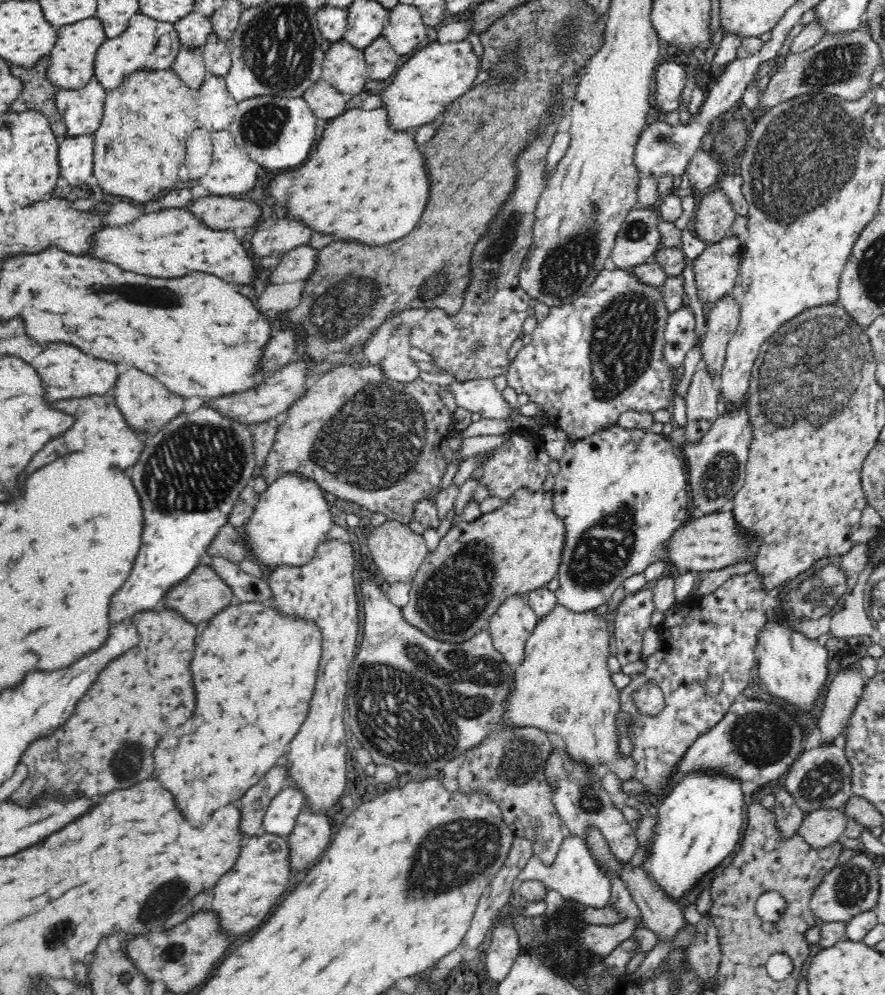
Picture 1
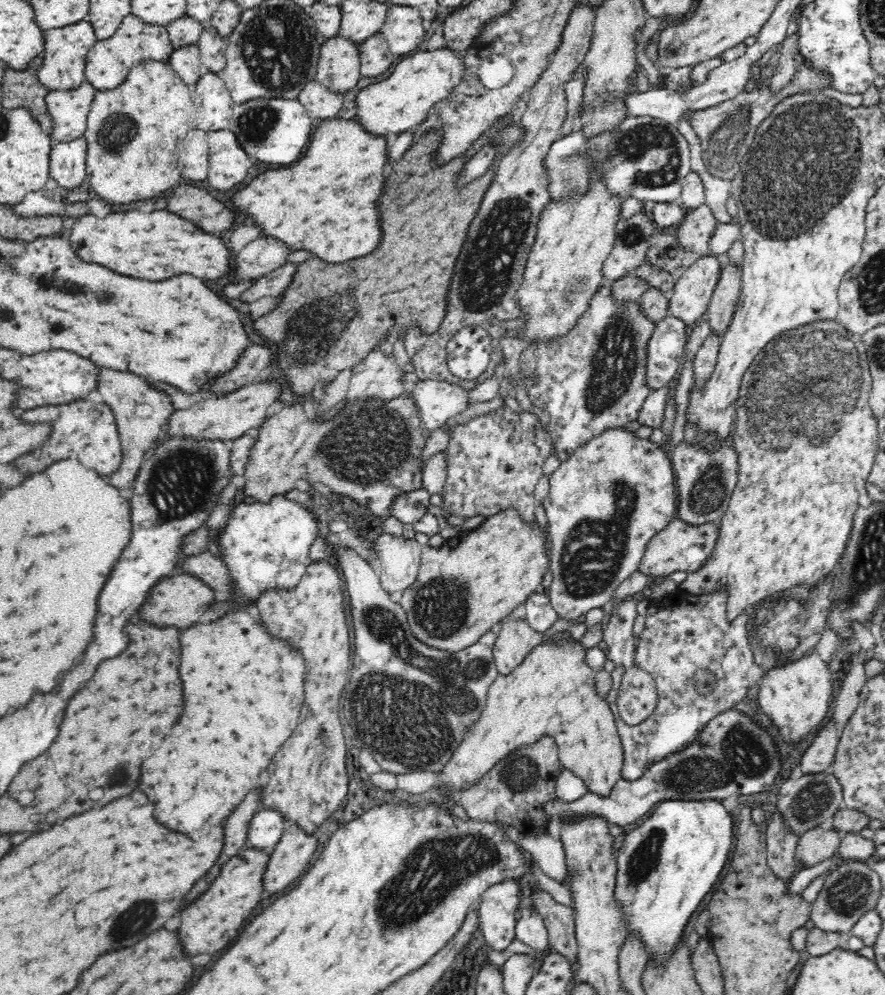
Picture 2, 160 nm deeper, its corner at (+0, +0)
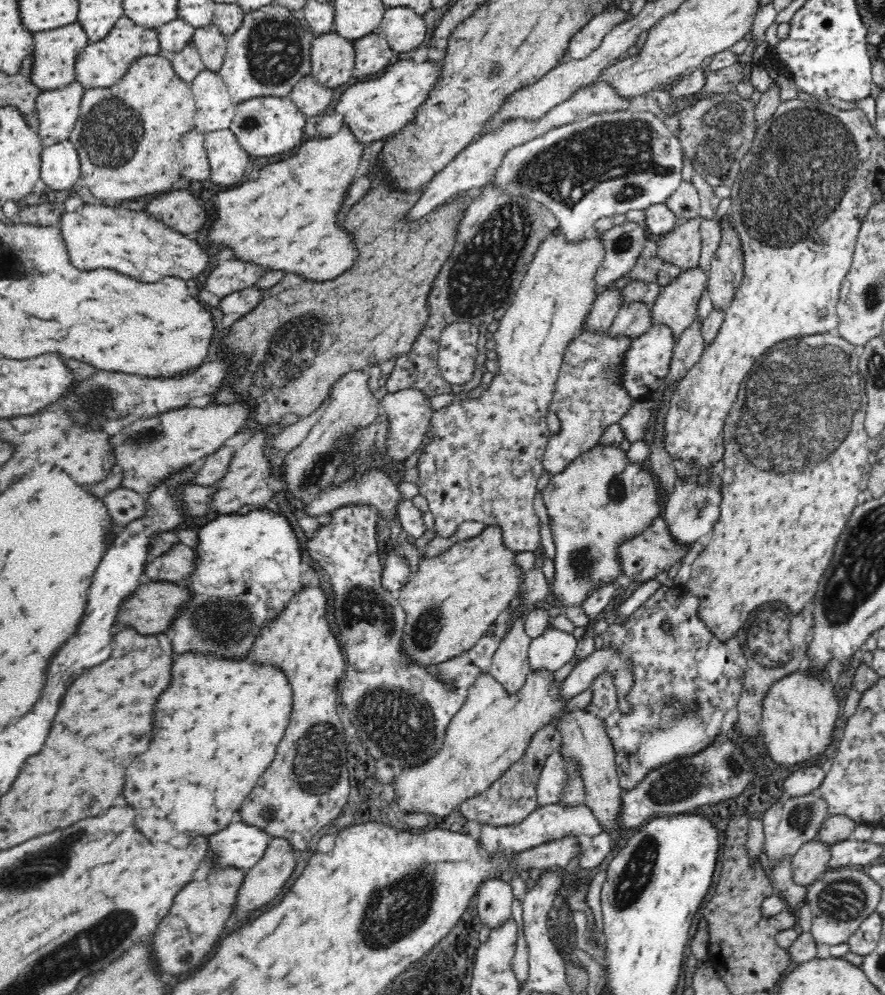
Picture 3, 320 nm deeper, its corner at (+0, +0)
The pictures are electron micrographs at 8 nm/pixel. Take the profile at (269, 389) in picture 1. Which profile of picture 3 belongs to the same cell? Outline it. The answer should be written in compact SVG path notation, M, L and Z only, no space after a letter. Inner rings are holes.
M208 404L203 408L174 409L166 411L155 417L140 419L130 423L126 427L112 436L108 436L110 441L110 451L114 453L113 467L120 467L122 471L122 482L120 487L130 489L138 494L150 494L160 483L166 482L170 477L182 472L188 466L194 466L205 456L216 452L220 446L238 432L238 428L248 420L250 407L246 404L214 405Z

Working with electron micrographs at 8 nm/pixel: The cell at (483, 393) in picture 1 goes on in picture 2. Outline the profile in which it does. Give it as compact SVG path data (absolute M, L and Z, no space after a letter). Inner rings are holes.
M419 380L412 389L406 389L405 394L414 399L424 437L469 405L468 391L460 385L447 382Z

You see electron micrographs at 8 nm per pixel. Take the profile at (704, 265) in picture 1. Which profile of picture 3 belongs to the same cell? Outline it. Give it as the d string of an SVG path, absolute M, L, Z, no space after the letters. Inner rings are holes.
M696 267L683 271L672 282L664 285L650 308L653 325L665 326L677 340L697 318L698 300L706 284L707 274Z

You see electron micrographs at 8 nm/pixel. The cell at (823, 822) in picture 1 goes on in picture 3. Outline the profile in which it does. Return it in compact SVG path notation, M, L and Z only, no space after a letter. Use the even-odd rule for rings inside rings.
M818 838L805 842L793 856L790 864L794 883L808 888L822 873L829 870L830 846Z

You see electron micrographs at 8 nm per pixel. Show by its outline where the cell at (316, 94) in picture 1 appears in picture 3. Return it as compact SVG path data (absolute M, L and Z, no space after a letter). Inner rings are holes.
M311 75L303 77L288 96L306 116L320 115L332 102L332 90L317 84Z

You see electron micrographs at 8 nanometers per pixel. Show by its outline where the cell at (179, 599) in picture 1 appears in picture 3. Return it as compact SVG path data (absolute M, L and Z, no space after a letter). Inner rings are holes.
M143 581L132 595L122 600L114 624L132 627L140 635L148 636L165 633L166 628L172 622L172 618L178 614L178 608L184 606L190 600L190 595L191 593L186 588L182 588L181 584L177 582L148 583Z

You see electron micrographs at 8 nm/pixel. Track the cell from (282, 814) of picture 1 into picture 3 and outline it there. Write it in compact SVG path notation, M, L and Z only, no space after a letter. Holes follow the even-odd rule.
M230 822L222 832L210 836L207 860L212 871L226 867L250 870L262 858L270 841L270 835L252 825Z

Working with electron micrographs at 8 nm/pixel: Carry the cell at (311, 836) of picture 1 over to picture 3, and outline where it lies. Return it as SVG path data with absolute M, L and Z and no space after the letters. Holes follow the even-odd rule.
M271 839L262 858L250 870L245 871L244 880L242 880L238 894L236 894L236 902L232 906L232 913L241 912L246 916L246 914L268 904L270 900L274 900L282 892L282 888L284 888L286 880L290 878L294 866L296 866L296 858L294 858L294 851L290 847L290 843L286 839Z

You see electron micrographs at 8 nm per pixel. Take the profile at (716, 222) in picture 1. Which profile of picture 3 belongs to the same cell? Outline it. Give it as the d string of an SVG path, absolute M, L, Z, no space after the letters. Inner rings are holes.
M698 216L681 222L674 230L660 236L660 241L656 246L656 255L664 263L672 263L684 271L698 267L701 219Z

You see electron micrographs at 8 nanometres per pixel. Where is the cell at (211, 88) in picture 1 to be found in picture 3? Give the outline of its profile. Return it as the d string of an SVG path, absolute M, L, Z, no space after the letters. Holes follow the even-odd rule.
M202 70L190 88L196 108L195 129L203 133L230 129L236 103L217 72Z

